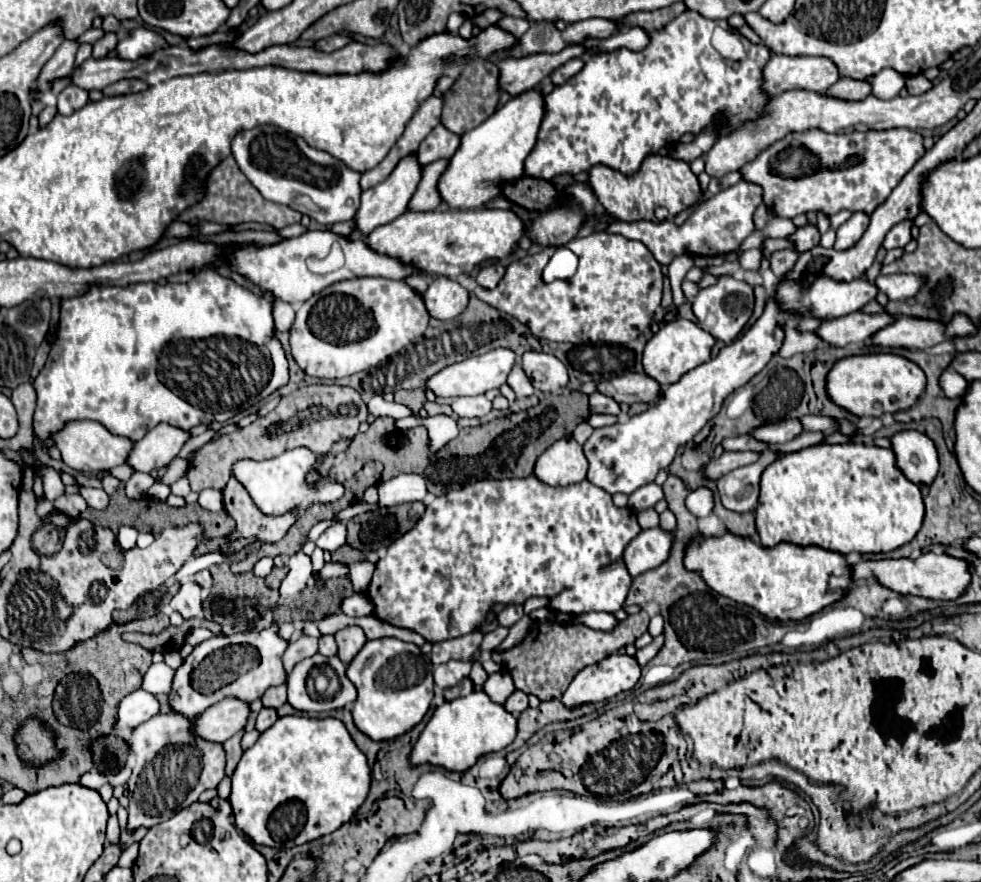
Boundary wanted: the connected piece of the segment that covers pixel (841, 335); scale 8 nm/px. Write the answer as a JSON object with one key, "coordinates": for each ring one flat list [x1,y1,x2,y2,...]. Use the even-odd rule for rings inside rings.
{"coordinates":[[851,312,851,316,841,316,839,320,823,322,815,332,823,338,823,342,831,346,849,346,849,344,865,344,875,332,891,326,895,316,883,314,865,314]]}

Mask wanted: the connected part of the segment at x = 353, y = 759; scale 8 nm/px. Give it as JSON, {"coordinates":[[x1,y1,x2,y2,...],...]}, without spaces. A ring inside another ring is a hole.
{"coordinates":[[283,716,259,736,253,748,245,750,231,780,233,790,229,802,237,828,257,844,281,848,269,832,269,816,279,806,281,810,303,810,303,832,295,824,295,844,323,838,349,822,365,802,371,784,371,768,363,752,355,748,341,720]]}

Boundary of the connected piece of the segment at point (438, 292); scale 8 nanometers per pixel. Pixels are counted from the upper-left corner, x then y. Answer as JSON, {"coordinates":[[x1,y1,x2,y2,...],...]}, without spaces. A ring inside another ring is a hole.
{"coordinates":[[435,276,423,294,423,302,427,312,437,320,453,320,467,308,469,304,469,290,463,288,457,280]]}

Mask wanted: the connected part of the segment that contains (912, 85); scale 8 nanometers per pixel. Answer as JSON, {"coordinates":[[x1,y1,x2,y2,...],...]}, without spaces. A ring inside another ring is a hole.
{"coordinates":[[919,74,919,76,909,76,909,78,907,78,907,90,909,90,909,94,923,94,923,92,927,92,931,86,933,86,933,84,931,84,923,74]]}

